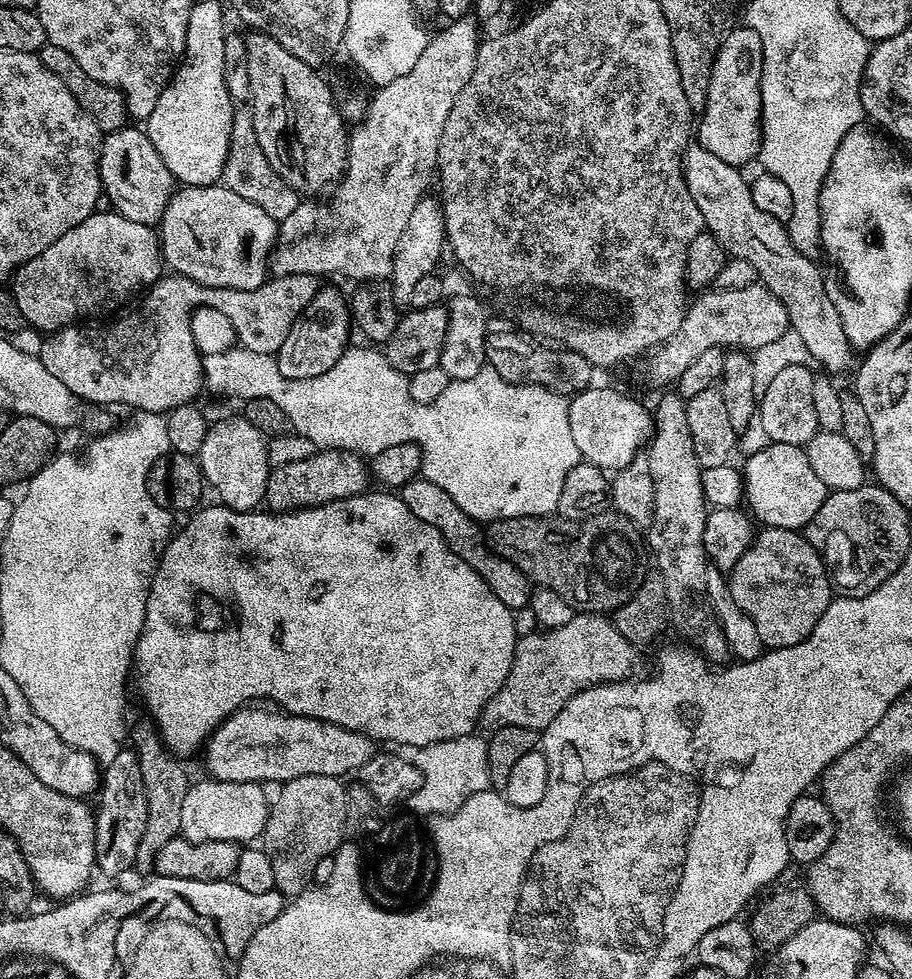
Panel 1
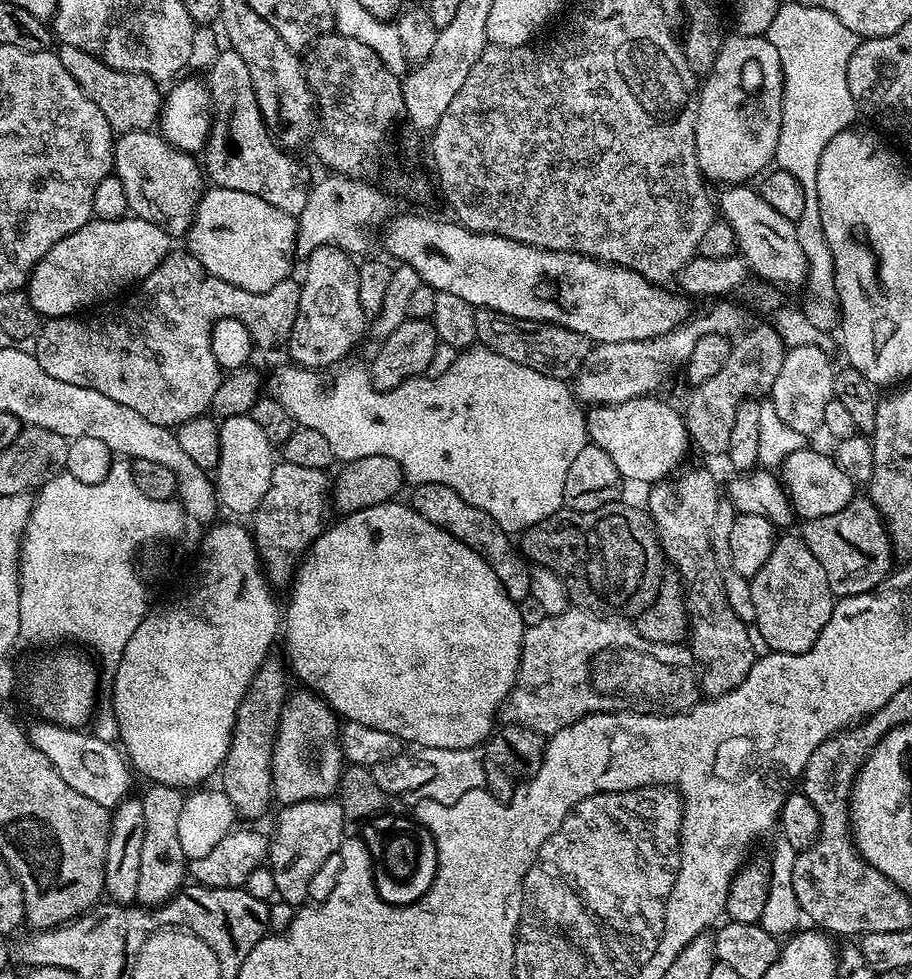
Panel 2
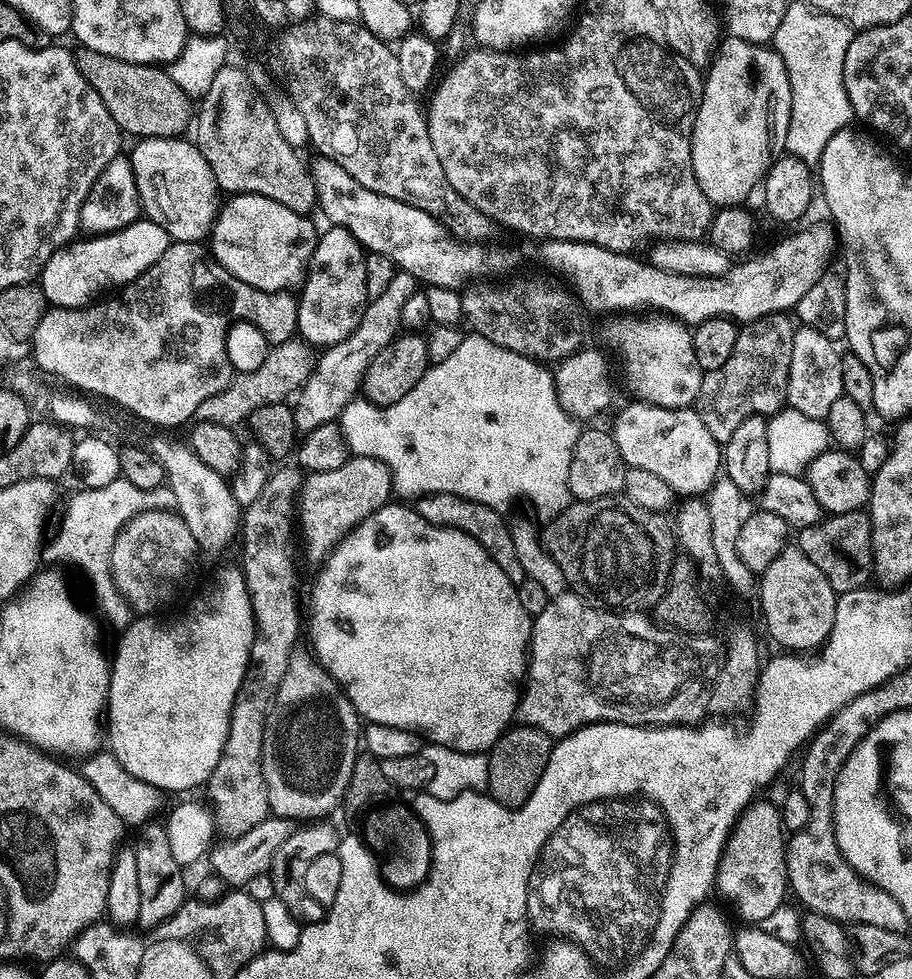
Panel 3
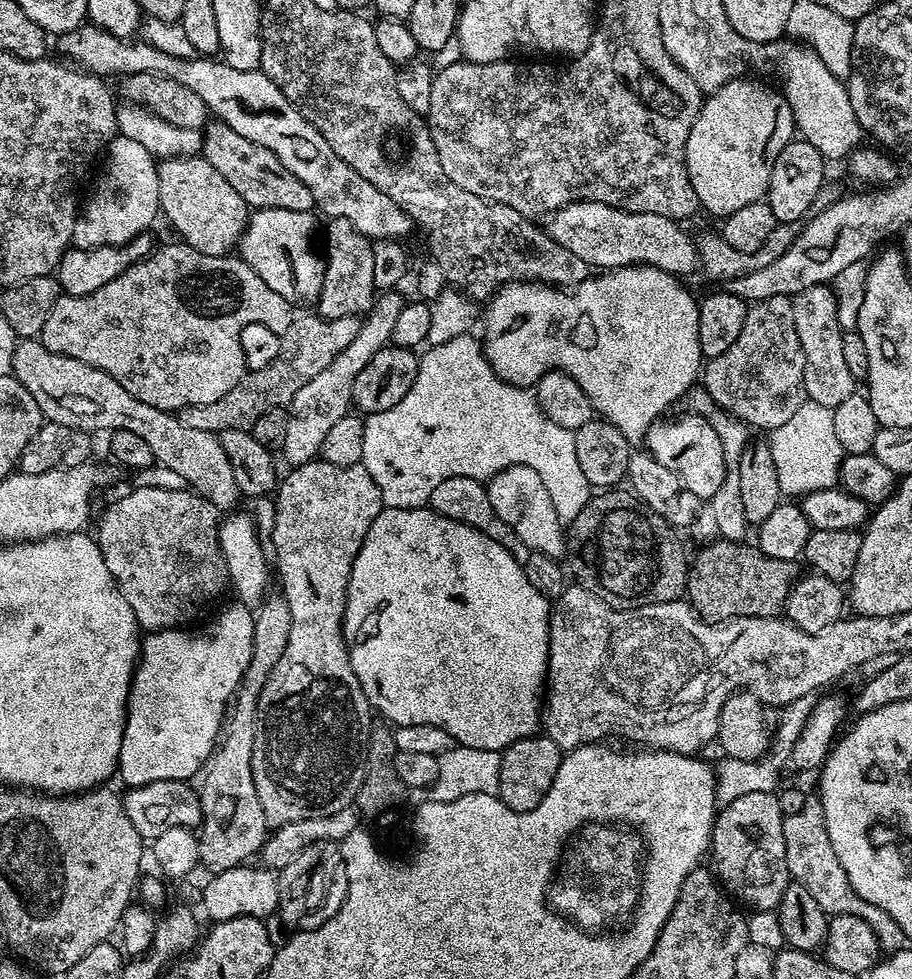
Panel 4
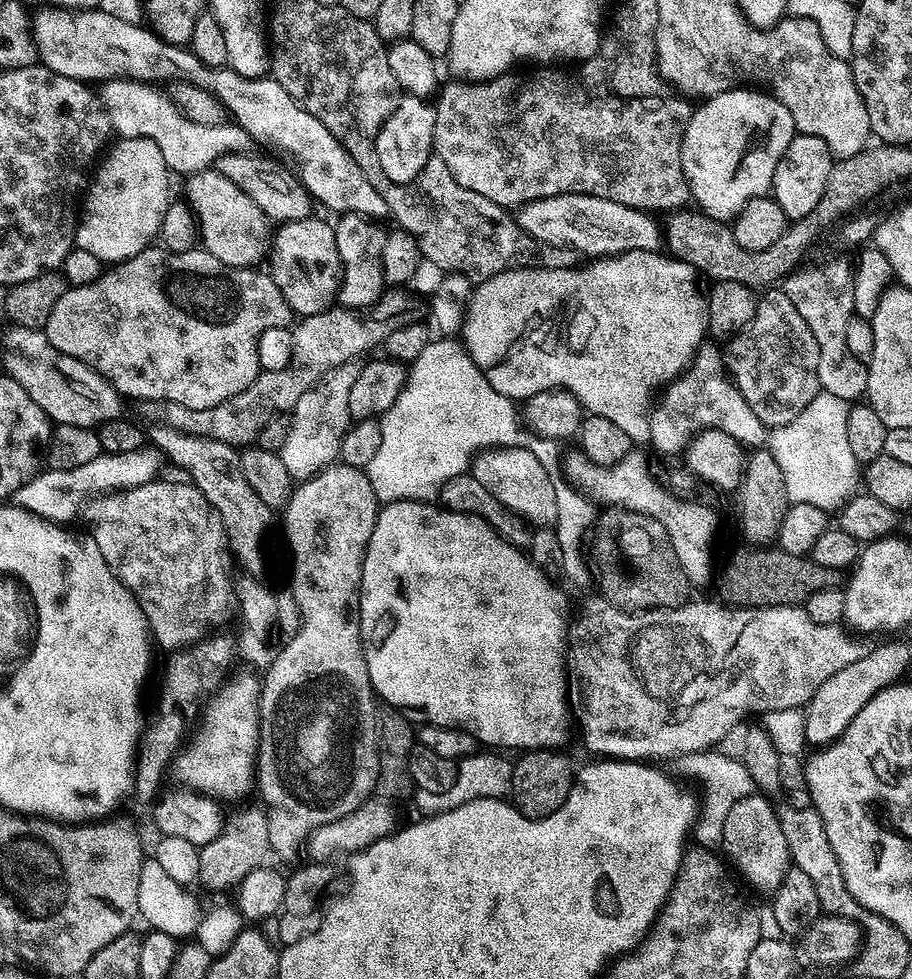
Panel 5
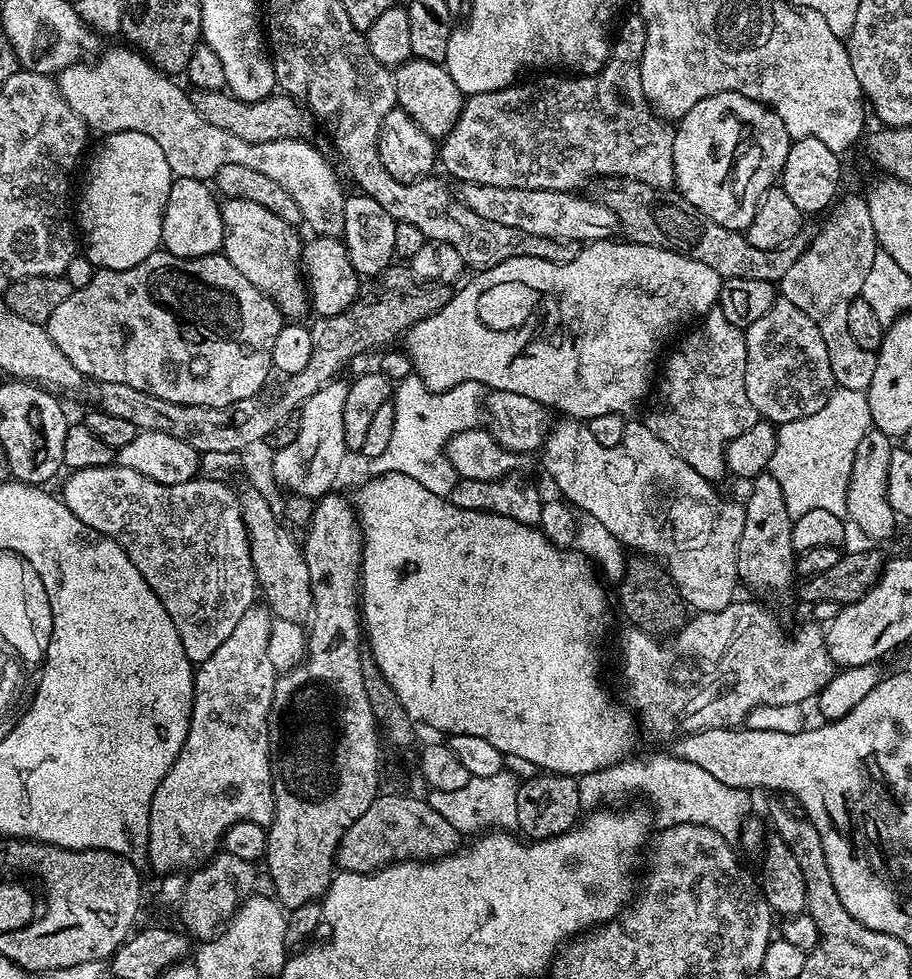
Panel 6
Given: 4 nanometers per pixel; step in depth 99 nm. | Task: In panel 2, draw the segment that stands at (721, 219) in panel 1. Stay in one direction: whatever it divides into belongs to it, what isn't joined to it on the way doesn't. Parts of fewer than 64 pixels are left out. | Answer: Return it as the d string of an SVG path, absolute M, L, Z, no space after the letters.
M747 183L733 184L725 187L718 196L718 212L734 230L739 255L753 273L760 275L761 281L781 289L796 288L808 279L808 263L806 254L802 254L802 246L798 246L796 226L790 218L782 218L770 202L760 195L755 187Z

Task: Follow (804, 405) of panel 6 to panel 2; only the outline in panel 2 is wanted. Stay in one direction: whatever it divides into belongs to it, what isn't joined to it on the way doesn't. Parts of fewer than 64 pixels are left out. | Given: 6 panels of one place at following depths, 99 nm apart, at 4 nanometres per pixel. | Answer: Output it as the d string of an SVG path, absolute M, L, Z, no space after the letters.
M771 323L762 324L752 330L750 328L733 343L726 366L722 366L722 370L718 370L714 378L706 378L706 382L691 389L692 397L688 400L686 423L688 435L695 447L697 444L708 456L723 457L727 453L730 430L734 427L734 414L738 406L744 400L759 397L759 392L771 393L778 378L778 370L782 370L785 351L784 340Z

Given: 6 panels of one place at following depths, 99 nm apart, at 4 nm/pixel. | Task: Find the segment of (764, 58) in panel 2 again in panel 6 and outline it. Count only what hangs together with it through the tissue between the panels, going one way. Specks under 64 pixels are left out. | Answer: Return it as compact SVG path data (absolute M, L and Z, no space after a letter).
M723 92L702 98L702 102L692 107L674 128L672 153L676 175L675 191L684 196L690 206L702 210L706 218L714 218L718 226L744 232L750 222L754 222L760 199L779 181L792 142L782 118L778 118L778 114L774 114L765 104L754 102L737 92Z

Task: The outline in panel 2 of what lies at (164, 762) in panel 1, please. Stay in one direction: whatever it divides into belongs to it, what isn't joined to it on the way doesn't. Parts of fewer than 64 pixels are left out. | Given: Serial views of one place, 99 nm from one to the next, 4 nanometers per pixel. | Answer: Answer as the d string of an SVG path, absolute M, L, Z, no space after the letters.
M149 783L147 787L140 800L145 829L139 855L138 890L135 903L153 909L159 908L161 904L175 896L186 880L186 859L182 852L182 844L178 840L178 818L181 817L186 796L181 789L171 788L165 784Z

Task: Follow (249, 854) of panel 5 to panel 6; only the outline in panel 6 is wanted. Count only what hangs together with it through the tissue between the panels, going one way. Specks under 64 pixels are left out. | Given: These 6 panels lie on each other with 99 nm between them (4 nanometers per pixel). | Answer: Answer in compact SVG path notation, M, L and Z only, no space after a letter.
M221 851L212 857L203 866L197 867L195 871L185 879L184 891L180 893L178 907L180 906L180 920L184 923L183 931L189 937L197 941L211 940L221 931L222 923L231 917L238 907L238 897L236 898L236 884L232 881L232 876L240 884L252 890L256 888L258 872L252 868L249 861L231 856L230 853Z

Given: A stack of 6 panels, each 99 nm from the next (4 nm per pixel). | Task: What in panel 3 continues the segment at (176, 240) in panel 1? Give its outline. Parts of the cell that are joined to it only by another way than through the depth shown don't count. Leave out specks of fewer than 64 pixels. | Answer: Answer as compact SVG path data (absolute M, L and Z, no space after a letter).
M245 192L233 195L223 201L212 225L211 255L236 278L263 292L299 289L318 239L318 228L308 219L305 213L290 210L290 206L274 202L274 198Z

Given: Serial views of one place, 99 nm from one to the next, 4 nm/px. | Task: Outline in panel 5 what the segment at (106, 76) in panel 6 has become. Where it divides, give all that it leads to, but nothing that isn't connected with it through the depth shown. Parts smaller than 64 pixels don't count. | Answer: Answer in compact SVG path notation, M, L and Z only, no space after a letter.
M117 78L107 81L103 85L104 96L102 95L102 104L110 117L110 128L117 133L120 138L150 138L158 150L162 150L162 158L166 158L166 166L169 173L184 172L191 174L194 172L203 172L211 169L218 158L223 156L238 156L248 154L253 151L254 141L246 130L242 130L234 122L225 122L218 126L200 126L197 122L192 122L181 114L167 95L160 93L159 87L151 84L145 84L143 80L126 80Z

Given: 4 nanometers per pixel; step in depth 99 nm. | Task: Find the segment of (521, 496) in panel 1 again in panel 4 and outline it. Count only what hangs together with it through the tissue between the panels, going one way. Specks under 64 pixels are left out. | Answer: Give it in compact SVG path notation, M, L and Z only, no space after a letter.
M469 334L454 338L450 342L431 345L427 349L429 352L426 354L423 353L420 356L418 378L414 382L414 386L410 386L410 394L406 394L406 398L402 398L402 402L398 402L398 406L394 406L390 410L371 413L365 419L362 444L362 463L364 469L374 478L374 482L378 482L378 490L382 490L382 502L385 508L423 508L427 505L430 494L434 494L434 486L440 485L441 482L446 482L446 478L465 476L466 478L474 478L481 482L487 482L492 476L499 474L500 471L506 471L508 467L526 466L531 470L536 470L539 477L546 484L547 493L550 494L550 499L554 502L555 513L558 514L561 524L571 526L574 518L578 518L582 506L586 506L594 495L593 486L588 484L586 475L582 474L582 469L578 466L574 432L566 430L562 426L558 426L558 422L550 422L550 418L546 418L546 414L541 410L540 404L536 400L535 391L507 384L492 369L491 362L484 355L481 341L476 341L474 337L475 335Z

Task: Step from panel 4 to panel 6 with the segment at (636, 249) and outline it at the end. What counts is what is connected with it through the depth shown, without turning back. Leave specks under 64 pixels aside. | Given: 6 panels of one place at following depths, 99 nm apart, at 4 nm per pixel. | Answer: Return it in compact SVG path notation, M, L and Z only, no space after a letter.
M460 184L458 195L466 206L470 206L470 210L474 210L474 214L479 214L489 222L498 222L501 226L514 226L514 230L522 230L526 234L538 234L538 238L591 242L611 240L618 232L614 210L600 203L599 199L587 200L584 196L576 196L580 194L575 191Z

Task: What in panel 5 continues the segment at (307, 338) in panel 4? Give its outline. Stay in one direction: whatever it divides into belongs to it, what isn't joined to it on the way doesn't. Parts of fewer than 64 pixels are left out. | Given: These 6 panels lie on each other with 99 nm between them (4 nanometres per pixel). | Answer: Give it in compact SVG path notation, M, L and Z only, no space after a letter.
M392 286L376 304L368 308L346 308L333 306L327 312L303 317L292 328L292 362L282 370L261 371L242 394L234 394L218 406L206 410L190 410L169 400L139 401L139 419L149 420L149 425L173 428L187 436L210 438L214 442L226 442L233 446L248 446L256 441L262 426L275 416L291 413L292 408L330 370L343 364L359 361L363 352L371 348L379 349L384 340L394 330L413 323L420 312L421 297L404 286Z

